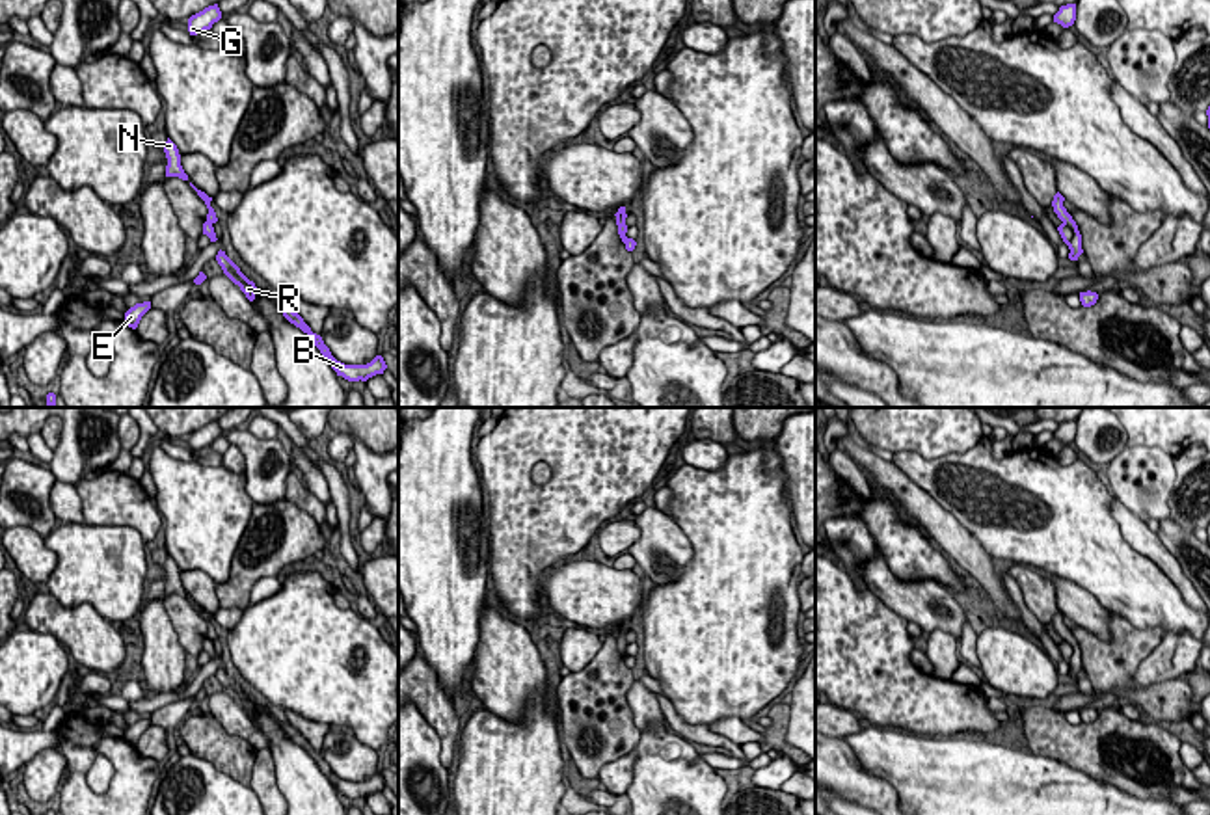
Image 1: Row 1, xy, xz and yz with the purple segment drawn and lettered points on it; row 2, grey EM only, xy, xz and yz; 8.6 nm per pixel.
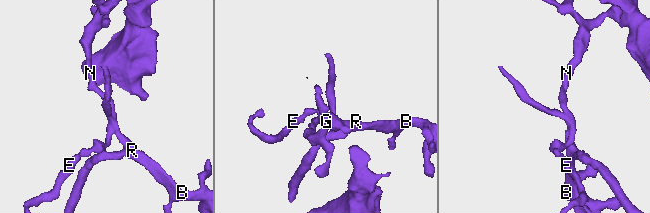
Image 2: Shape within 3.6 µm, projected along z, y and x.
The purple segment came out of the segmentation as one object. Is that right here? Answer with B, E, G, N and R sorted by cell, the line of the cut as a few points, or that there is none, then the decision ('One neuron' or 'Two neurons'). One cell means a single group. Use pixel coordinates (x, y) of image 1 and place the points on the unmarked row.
Groups: B R / E G N. Split along yz (1063, 639), (1071, 646), (1069, 665). Two neurons

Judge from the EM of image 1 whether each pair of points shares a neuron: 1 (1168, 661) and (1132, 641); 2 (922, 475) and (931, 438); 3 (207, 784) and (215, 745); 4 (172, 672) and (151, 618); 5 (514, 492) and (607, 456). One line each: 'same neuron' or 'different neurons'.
1: different neurons
2: different neurons
3: different neurons
4: same neuron
5: same neuron

